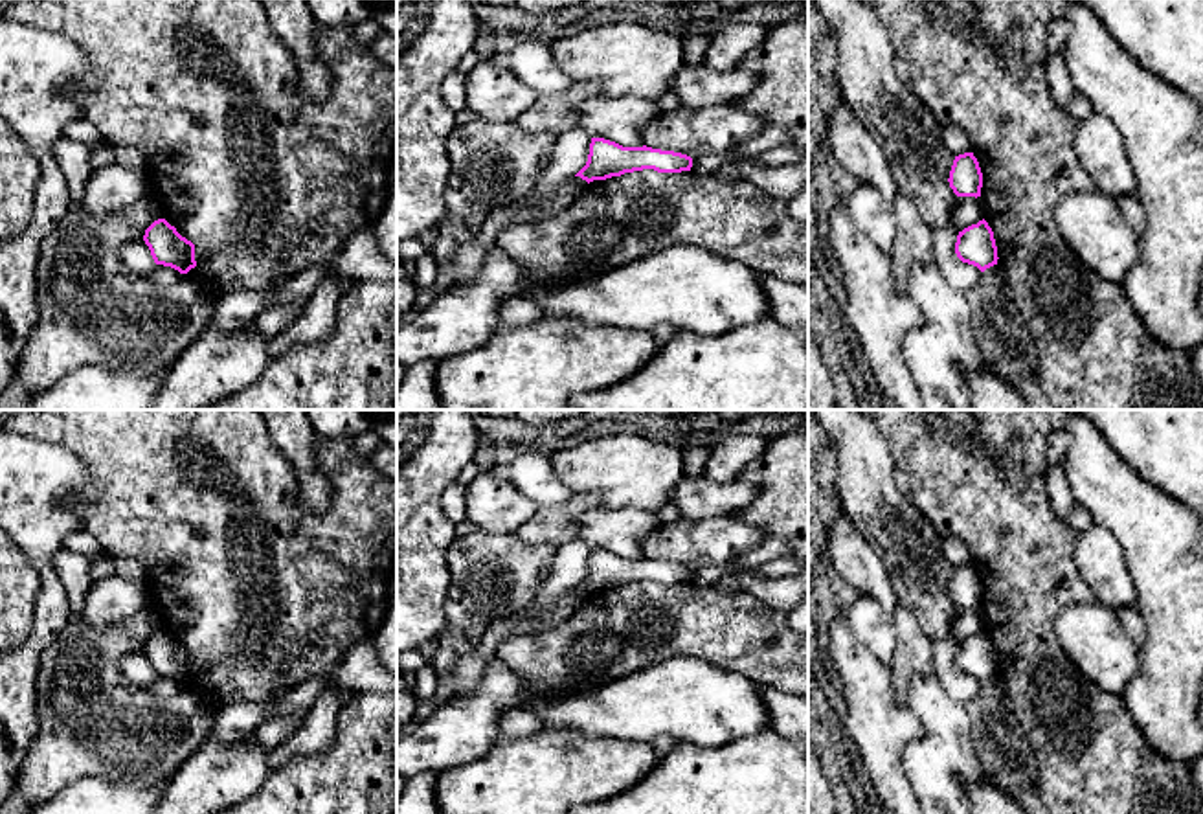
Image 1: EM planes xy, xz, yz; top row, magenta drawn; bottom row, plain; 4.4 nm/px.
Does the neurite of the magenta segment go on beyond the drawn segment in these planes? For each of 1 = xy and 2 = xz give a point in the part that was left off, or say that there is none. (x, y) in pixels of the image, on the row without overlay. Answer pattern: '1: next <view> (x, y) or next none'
1: next none
2: next none

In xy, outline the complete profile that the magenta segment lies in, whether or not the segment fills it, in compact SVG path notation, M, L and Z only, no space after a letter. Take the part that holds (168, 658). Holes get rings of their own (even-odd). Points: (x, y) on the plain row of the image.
M165 630L154 632L143 647L156 676L171 678L187 685L197 678L195 656L182 649Z

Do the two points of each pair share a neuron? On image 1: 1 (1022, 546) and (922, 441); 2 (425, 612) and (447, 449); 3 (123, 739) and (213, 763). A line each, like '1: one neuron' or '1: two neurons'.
1: one neuron
2: one neuron
3: two neurons

